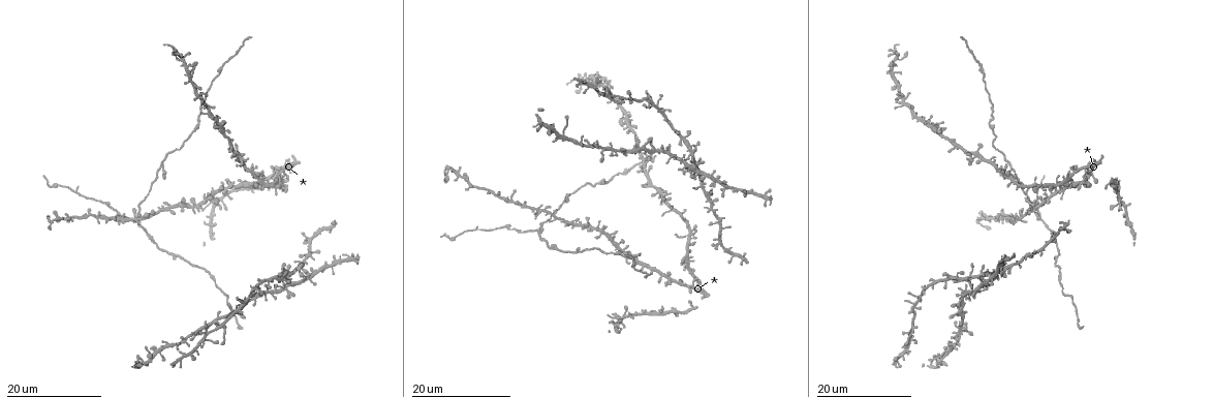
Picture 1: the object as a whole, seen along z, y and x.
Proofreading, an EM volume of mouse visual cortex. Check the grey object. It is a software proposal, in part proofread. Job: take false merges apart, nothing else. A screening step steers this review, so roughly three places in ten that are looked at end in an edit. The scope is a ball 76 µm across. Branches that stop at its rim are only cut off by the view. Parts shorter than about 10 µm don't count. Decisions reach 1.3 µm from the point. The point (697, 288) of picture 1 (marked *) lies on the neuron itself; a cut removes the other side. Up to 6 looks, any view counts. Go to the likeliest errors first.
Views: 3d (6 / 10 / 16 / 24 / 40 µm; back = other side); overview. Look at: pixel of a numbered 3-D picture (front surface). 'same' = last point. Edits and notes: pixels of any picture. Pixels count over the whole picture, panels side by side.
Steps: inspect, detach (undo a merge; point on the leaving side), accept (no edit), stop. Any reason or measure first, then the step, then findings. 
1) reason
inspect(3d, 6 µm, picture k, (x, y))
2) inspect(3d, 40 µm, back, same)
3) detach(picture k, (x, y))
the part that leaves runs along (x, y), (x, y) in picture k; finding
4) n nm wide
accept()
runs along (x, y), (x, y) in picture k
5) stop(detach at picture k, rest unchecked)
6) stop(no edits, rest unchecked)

four or more arms meet
inspect(3d, 24 µm, picture 1, (554, 219))

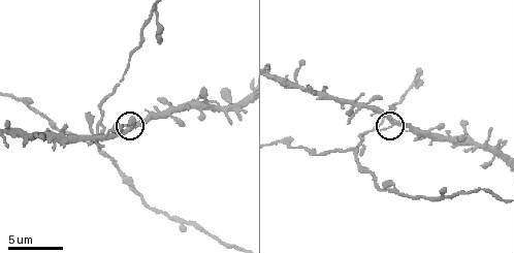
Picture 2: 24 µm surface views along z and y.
inspect(3d, 10 µm, picture 2, (393, 122))

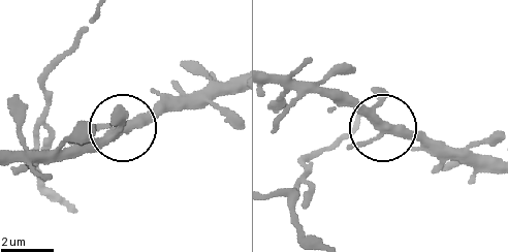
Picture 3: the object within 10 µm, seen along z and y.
side arm 31 µm
accept()
runs along (235, 83), (176, 98), (156, 114), (102, 133), (77, 154) in picture 3; all the same neuron

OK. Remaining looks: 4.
branch point
inspect(3d, 16 µm, picture 1, (688, 286))

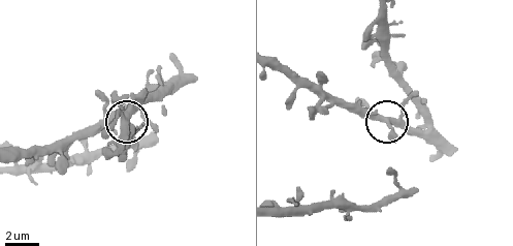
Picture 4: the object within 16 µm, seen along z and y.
inspect(3d, 6 µm, picture 4, (385, 120))

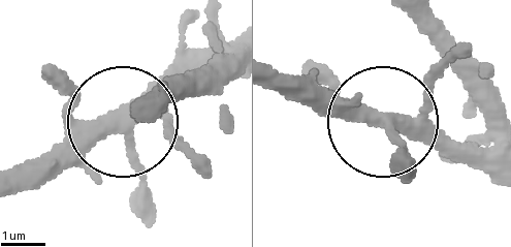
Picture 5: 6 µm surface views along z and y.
3 arms
accept()
runs along (469, 141), (417, 141), (383, 118), (406, 181) in picture 5; all the same neuron

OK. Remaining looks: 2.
four or more arms meet
inspect(3d, 16 µm, picture 1, (308, 240))

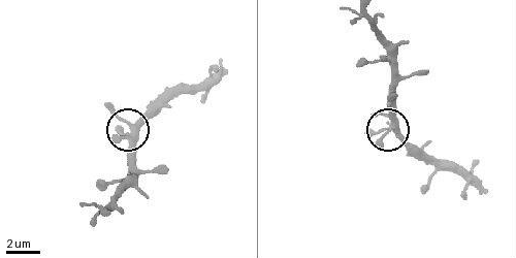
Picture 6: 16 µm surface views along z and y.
inspect(3d, 6 µm, picture 6, (396, 129))

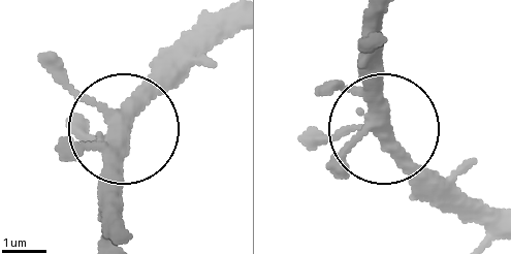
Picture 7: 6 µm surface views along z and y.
accept()
one neuron here

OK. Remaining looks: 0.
stop(no edits, rest unchecked)

